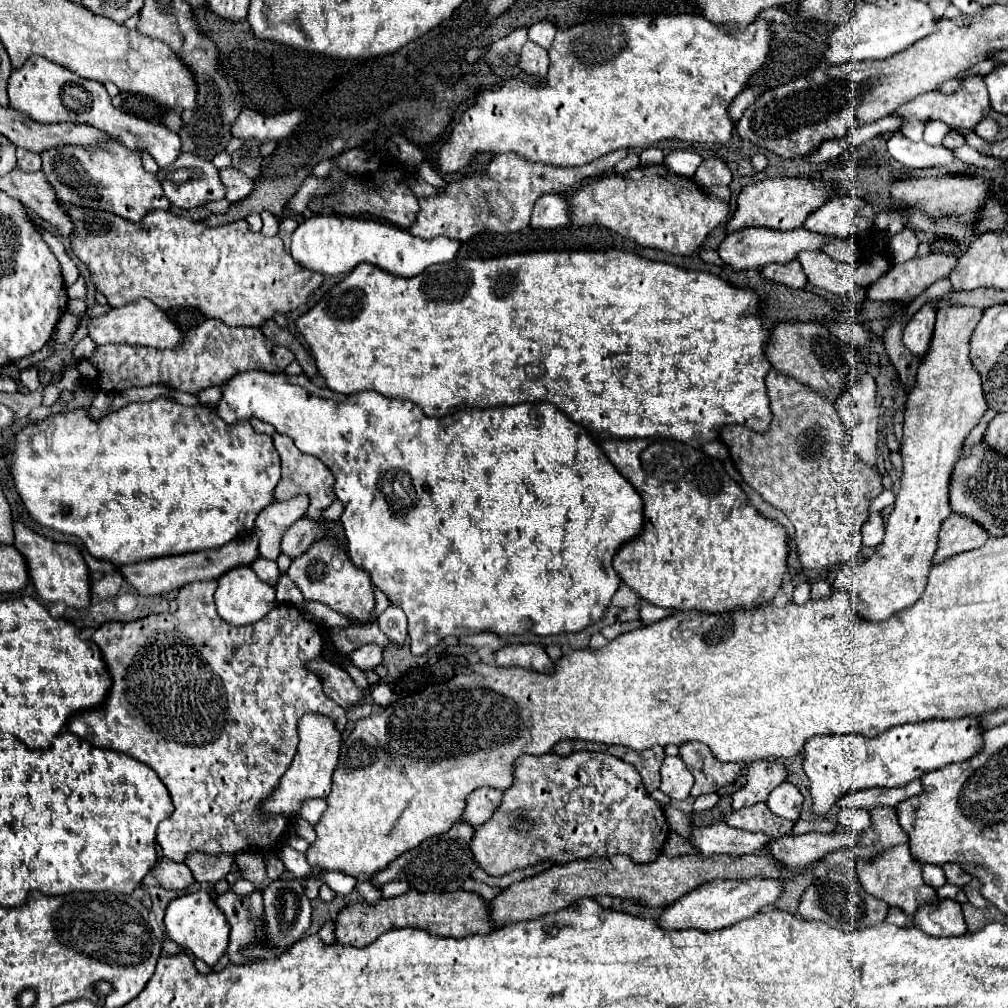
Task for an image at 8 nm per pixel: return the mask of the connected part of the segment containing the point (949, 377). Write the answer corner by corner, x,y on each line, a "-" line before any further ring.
940,299
930,349
922,357
916,385
908,393
900,447
904,475
886,521
884,541
868,559
838,569
832,583
832,589
844,589
852,595
852,607
864,621
878,623
890,619
916,603
926,587
940,525
952,513
948,503
952,467
964,439
988,409
980,375
970,361
970,337
982,313
978,307
956,307

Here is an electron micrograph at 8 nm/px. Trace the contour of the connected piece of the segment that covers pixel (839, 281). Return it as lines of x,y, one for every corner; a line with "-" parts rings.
802,251
798,255
808,283
820,287
838,297
850,297
854,293
854,271
856,265
838,263
822,251

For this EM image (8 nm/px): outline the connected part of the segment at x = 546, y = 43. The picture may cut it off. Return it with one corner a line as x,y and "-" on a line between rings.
540,21
540,23
534,23
530,29
528,29
528,39
534,41
536,45
548,49
554,41
554,35
556,35
556,27
548,21

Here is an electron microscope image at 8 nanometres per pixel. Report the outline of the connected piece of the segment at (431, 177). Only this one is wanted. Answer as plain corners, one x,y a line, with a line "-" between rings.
424,159
424,161
420,163
418,173
420,173
420,177
422,177
424,181
428,181
428,183
434,185
434,187
444,187
444,185
446,185
446,181
432,169
432,163
430,163
428,159

